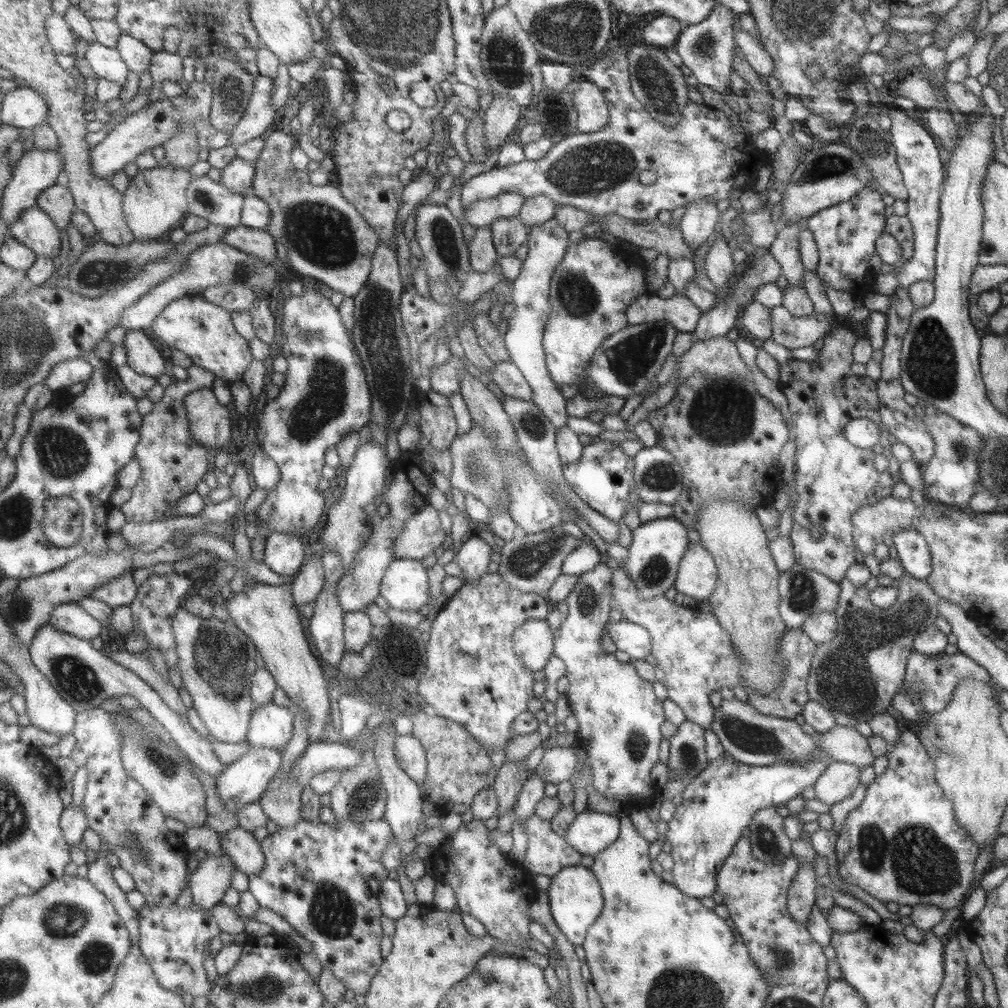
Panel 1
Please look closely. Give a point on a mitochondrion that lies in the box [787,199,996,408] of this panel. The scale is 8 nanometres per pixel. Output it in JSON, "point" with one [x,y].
{"point":[931,360]}

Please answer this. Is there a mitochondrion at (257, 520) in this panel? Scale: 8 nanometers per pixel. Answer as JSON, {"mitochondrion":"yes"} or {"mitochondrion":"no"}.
{"mitochondrion":"no"}

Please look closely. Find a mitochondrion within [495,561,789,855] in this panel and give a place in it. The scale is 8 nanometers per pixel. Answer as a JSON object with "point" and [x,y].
{"point":[636,743]}

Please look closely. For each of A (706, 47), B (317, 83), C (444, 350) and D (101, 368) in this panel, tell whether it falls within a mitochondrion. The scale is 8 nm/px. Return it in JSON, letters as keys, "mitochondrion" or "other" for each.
{"A":"mitochondrion","B":"other","C":"other","D":"other"}

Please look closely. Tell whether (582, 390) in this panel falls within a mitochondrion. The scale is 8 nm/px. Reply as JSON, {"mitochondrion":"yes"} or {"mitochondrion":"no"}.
{"mitochondrion":"no"}

